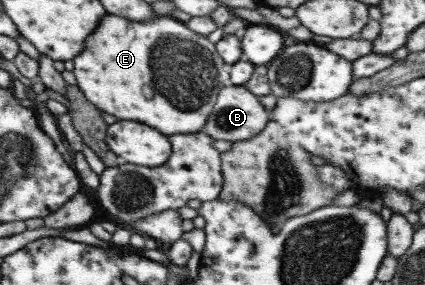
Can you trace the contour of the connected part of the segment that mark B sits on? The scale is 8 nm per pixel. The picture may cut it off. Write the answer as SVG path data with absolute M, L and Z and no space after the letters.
M224 86L215 97L213 111L209 113L209 119L201 129L201 133L214 140L240 142L259 134L268 121L267 112L259 103L257 96L252 95L242 86Z

